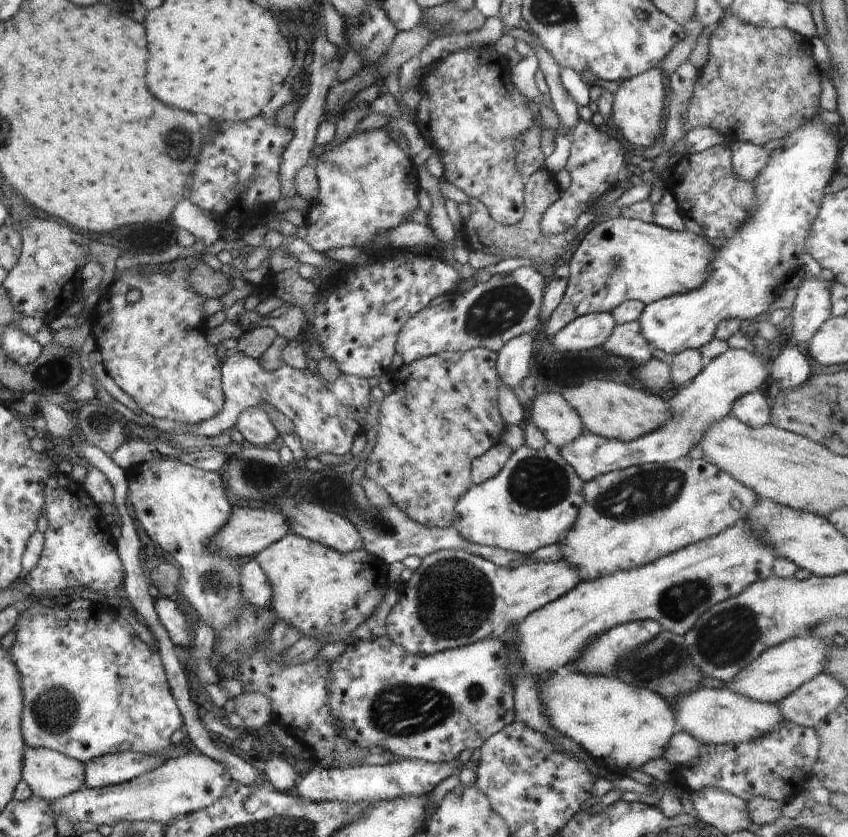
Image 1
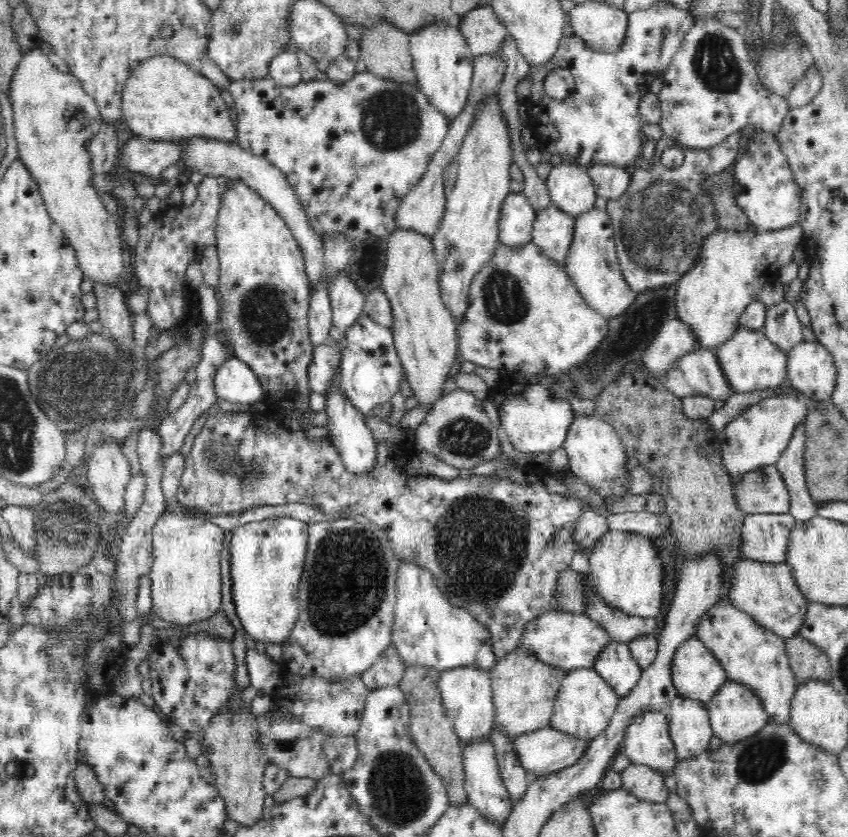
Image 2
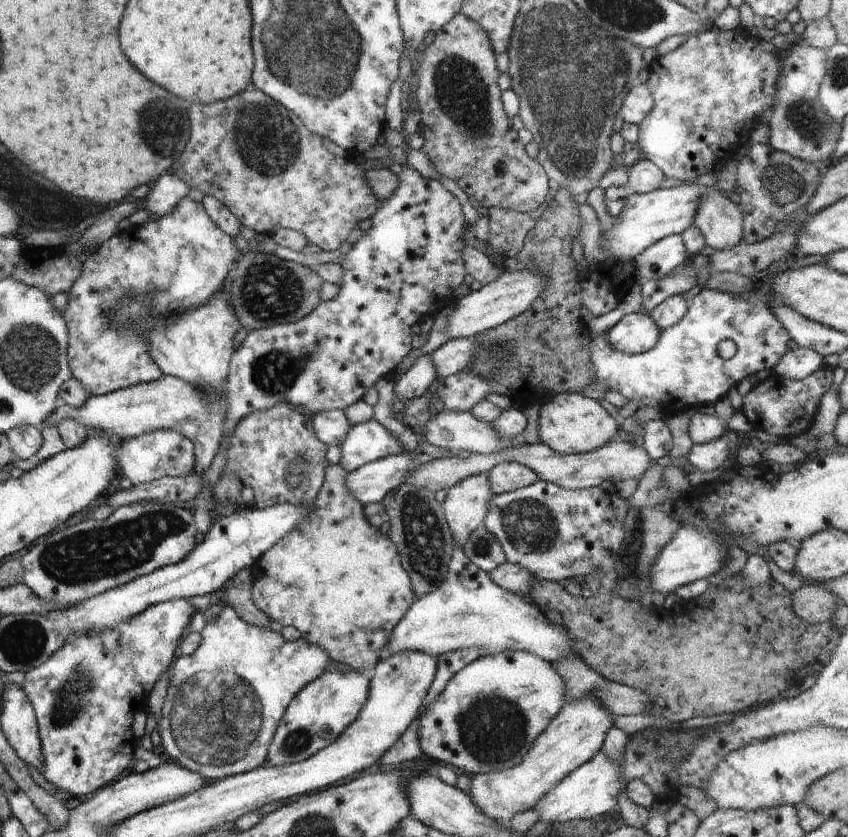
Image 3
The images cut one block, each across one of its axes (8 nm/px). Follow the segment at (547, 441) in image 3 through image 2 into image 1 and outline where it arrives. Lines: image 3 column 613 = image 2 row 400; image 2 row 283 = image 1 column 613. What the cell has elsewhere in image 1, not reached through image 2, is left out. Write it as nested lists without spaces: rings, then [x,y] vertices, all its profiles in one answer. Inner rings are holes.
[[[602,378],[586,380],[579,386],[569,387],[562,396],[578,412],[586,432],[618,439],[623,443],[662,428],[671,416],[668,401],[661,395],[614,381],[604,381]]]

